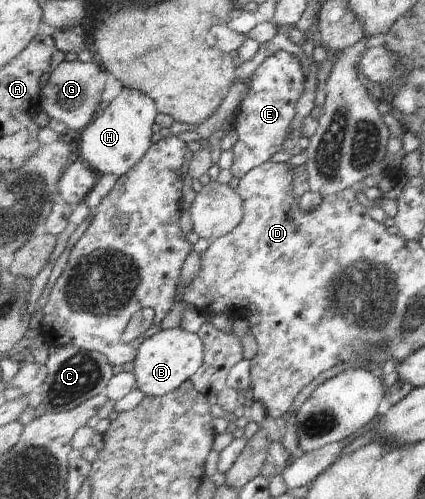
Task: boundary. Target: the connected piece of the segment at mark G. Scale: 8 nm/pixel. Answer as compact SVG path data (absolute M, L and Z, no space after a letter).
M64 60L50 73L40 94L39 109L49 118L57 119L66 126L67 133L78 135L95 120L101 104L101 96L107 84L106 71L99 70L95 64Z

